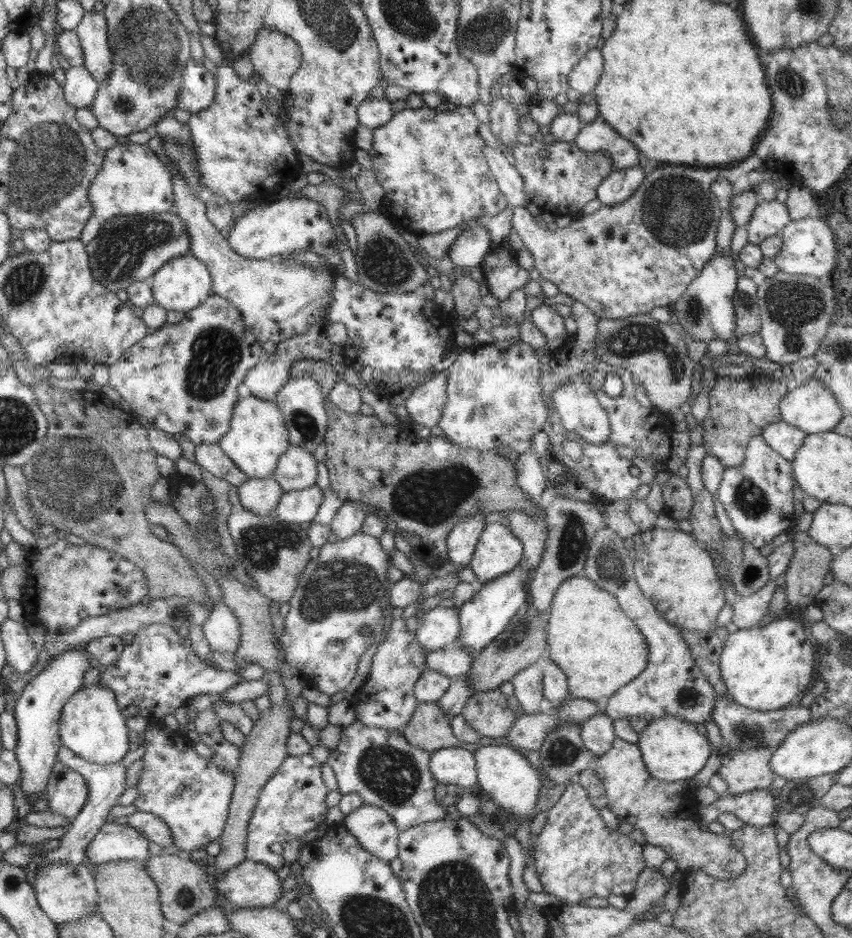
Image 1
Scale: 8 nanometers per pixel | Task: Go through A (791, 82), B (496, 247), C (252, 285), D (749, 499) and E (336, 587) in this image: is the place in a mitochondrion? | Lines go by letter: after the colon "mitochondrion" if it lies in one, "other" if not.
A: mitochondrion
B: other
C: other
D: mitochondrion
E: mitochondrion

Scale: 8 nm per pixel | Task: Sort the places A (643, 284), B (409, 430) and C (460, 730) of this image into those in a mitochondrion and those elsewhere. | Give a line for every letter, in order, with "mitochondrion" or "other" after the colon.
A: other
B: other
C: other

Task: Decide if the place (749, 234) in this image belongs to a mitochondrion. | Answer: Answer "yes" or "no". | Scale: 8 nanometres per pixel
no

